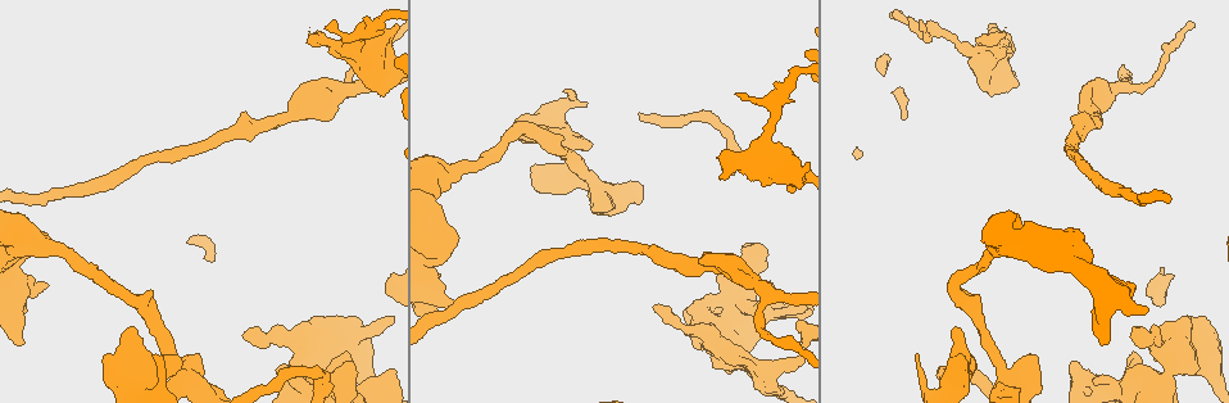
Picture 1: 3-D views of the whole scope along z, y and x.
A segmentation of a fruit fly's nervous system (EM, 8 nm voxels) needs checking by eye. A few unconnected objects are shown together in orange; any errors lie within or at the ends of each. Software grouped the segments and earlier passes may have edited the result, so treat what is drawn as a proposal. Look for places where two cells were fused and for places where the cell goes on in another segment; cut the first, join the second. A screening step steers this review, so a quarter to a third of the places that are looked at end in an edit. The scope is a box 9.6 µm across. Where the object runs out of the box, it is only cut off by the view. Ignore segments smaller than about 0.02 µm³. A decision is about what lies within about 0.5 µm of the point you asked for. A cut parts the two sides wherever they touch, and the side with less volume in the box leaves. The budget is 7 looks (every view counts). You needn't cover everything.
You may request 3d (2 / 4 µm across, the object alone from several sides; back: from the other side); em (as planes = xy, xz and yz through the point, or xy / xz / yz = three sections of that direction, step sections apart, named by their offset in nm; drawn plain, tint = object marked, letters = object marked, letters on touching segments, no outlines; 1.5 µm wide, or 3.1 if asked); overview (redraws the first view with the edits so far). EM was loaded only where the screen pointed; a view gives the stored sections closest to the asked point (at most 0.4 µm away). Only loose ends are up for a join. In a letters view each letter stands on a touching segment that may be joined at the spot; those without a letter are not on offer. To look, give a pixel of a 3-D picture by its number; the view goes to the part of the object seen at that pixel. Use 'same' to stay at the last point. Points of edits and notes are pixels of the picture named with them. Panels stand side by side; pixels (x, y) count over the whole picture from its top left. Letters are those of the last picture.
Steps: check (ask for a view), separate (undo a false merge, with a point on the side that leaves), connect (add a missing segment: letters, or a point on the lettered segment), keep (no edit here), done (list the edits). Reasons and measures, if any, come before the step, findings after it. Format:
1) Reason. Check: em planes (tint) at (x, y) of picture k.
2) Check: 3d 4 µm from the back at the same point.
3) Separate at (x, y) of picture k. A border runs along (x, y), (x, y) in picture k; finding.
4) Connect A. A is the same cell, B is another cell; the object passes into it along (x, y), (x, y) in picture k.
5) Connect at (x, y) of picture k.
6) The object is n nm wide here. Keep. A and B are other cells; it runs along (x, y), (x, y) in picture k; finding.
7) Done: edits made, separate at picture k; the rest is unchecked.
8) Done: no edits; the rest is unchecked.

An open end. Check: 3d 2 µm at (1102, 344) of picture 1.

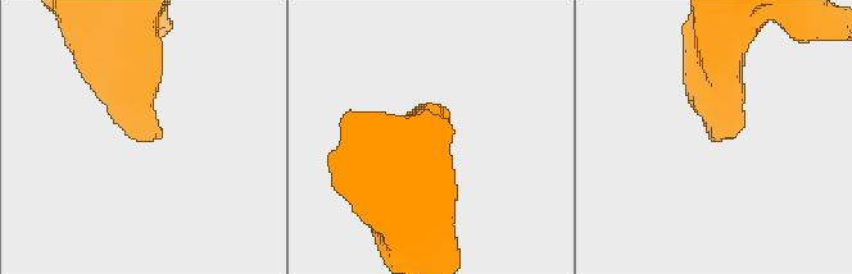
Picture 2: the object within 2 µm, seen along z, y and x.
Check: em yz step 4 (letters) at (721, 134) of picture 2.

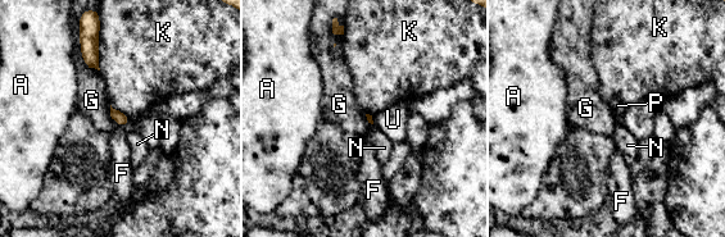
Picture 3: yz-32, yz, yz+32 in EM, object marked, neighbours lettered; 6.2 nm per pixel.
Keep. A, F, G, K, N, P and U are other cells; a border runs along (118, 124), (125, 127) in picture 3; no lettered segment goes on from it.

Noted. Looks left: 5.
Sharp bend. Check: 3d 4 µm at (1157, 381) of picture 1.

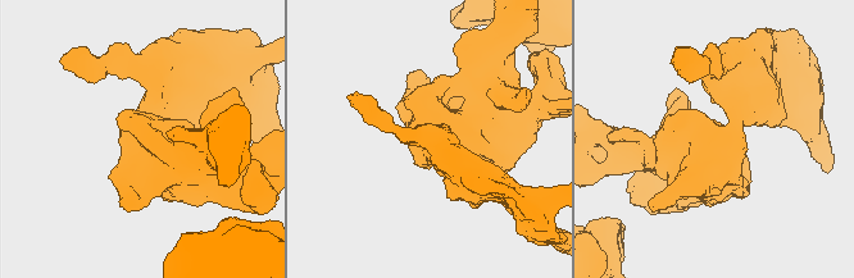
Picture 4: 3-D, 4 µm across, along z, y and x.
Check: em planes (letters) at (715, 138) of picture 4.

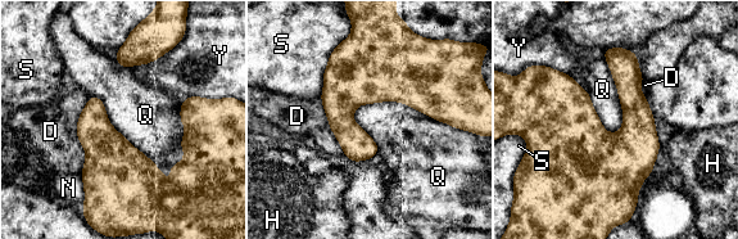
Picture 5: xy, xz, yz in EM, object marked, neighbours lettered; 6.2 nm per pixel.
Keep. D, H, N, Q, S and Y are other cells; a border runs along (352, 113), (403, 102), (452, 126) in picture 5; all the same cell.

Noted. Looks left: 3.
Free end. Check: 3d 2 µm at (721, 177) of picture 1.

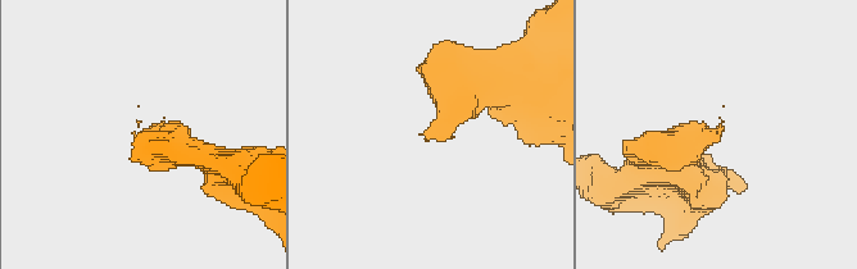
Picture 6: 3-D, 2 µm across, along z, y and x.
Shape alone is not enough. Check: em planes (letters) at (136, 121) of picture 6.

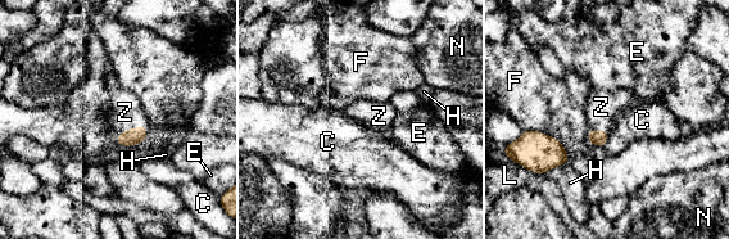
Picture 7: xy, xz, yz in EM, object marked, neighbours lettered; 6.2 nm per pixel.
The longest contact is with F, 360 nm. Connect Z. Z is the same cell, C, E, F, H, L and N are other cells; the cell continues.

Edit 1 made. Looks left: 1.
Done: edits made, connect at picture 7; the rest is unchecked.

